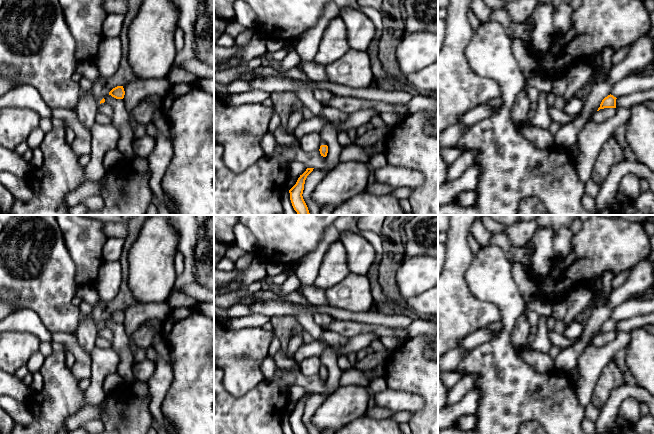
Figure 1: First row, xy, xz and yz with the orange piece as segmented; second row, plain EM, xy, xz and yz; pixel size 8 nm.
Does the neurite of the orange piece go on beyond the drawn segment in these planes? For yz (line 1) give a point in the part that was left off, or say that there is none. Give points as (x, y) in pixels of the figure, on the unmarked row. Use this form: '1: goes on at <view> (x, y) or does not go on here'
1: does not go on here

